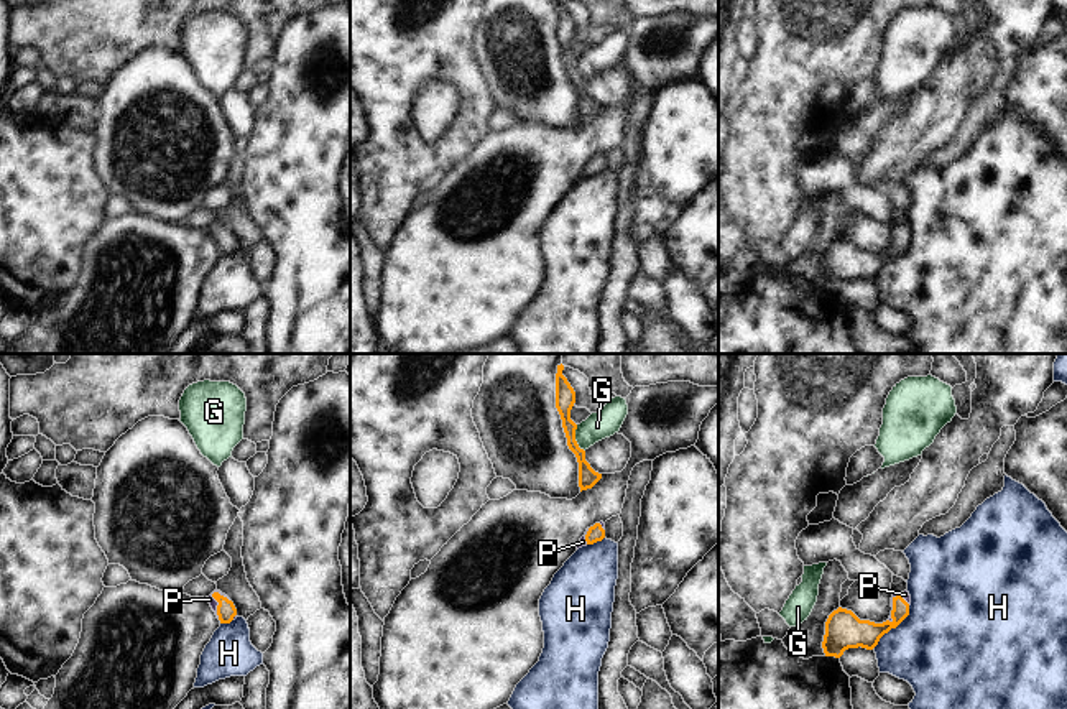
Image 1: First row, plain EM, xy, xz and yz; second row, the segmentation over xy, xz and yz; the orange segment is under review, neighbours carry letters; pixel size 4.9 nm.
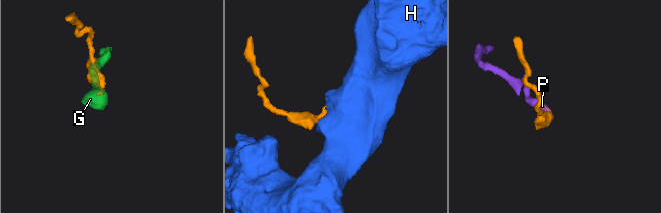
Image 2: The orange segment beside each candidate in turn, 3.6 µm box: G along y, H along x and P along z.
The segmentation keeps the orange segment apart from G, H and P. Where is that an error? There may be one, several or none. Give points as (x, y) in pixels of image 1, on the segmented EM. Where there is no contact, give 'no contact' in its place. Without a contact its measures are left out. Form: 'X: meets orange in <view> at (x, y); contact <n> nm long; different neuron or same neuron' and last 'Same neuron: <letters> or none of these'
G: meets orange in xz at (574, 438); contact 140 nm long; different neuron
H: meets orange in yz at (893, 627); contact 280 nm long; different neuron
P: meets orange in xy at (219, 604); contact 140 nm long; same neuron
Same neuron: P

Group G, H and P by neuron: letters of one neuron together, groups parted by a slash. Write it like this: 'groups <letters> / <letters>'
groups G / H / P

